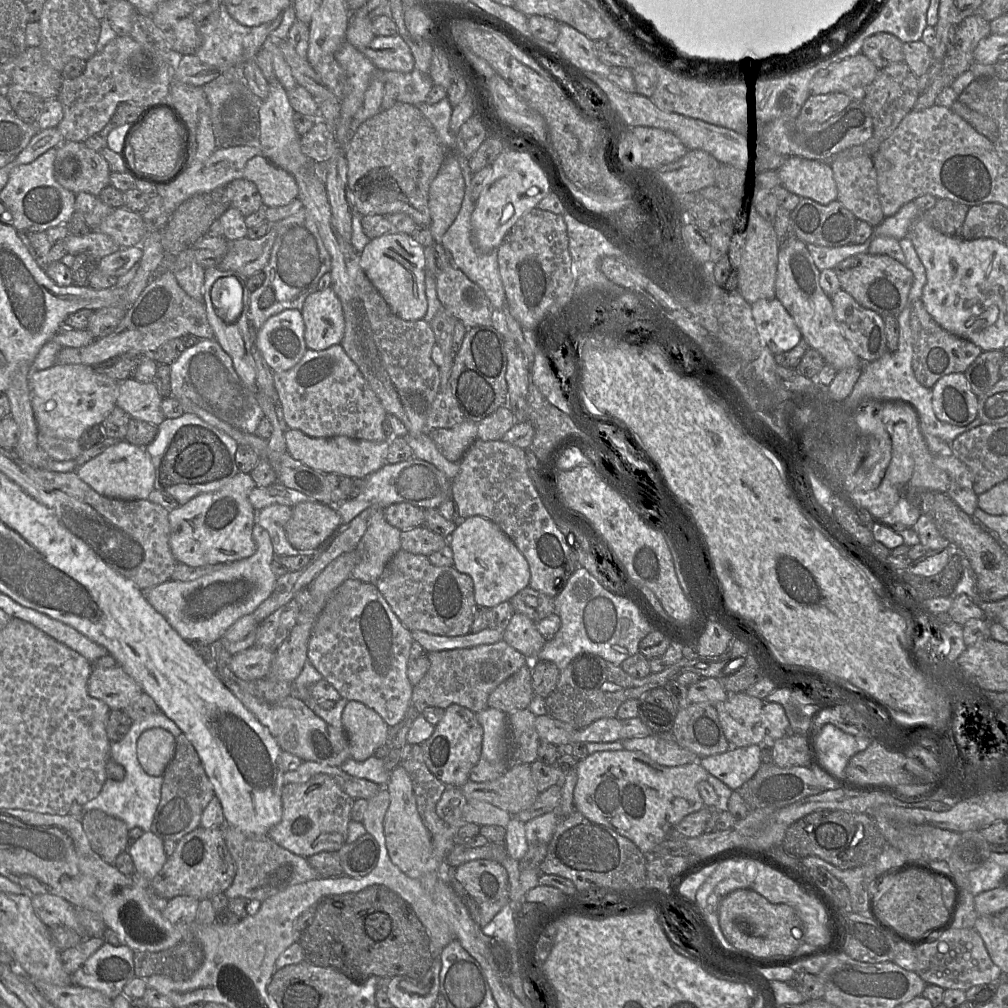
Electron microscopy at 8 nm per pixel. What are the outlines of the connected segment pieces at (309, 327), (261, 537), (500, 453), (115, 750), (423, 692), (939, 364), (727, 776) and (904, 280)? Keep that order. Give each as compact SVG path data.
M332 287L310 294L304 301L301 314L307 349L321 351L341 344L345 335L344 314Z
M257 523L253 526L252 536L257 546L252 556L239 561L218 564L221 565L218 570L192 581L168 580L144 590L147 601L166 619L181 638L186 641L200 640L211 645L219 640L232 624L241 617L252 614L270 596L277 580L277 576L271 569L271 563L276 557L271 539L268 532Z
M476 439L460 460L460 471L451 481L453 497L461 519L482 516L496 523L514 542L528 562L529 586L555 598L565 587L567 580L578 567L575 551L567 544L554 517L543 503L528 470L525 450L503 440L483 441Z
M162 712L150 714L141 720L133 721L130 729L123 739L111 743L111 759L121 765L125 770L125 777L121 781L106 779L99 794L82 806L83 813L89 810L101 810L106 814L122 820L128 830L139 827L143 832L151 829L154 813L160 801L160 791L163 777L147 775L141 768L136 755L136 744L139 736L151 728L163 728L177 738L182 732L178 726Z
M504 640L471 648L431 652L427 653L427 657L430 667L421 681L413 686L412 691L412 706L418 713L427 707L446 709L451 704L461 705L475 713L480 712L488 708L488 697L493 690L527 663L527 657Z
M921 300L911 304L910 328L912 334L912 369L918 382L932 388L942 376L964 373L983 350L969 340L960 338L939 326L926 311Z
M757 744L743 747L730 745L724 753L699 758L699 763L732 790L737 790L761 767L761 749Z
M859 253L841 261L835 268L841 289L849 293L861 306L881 317L898 317L908 302L913 284L913 273L887 255Z

